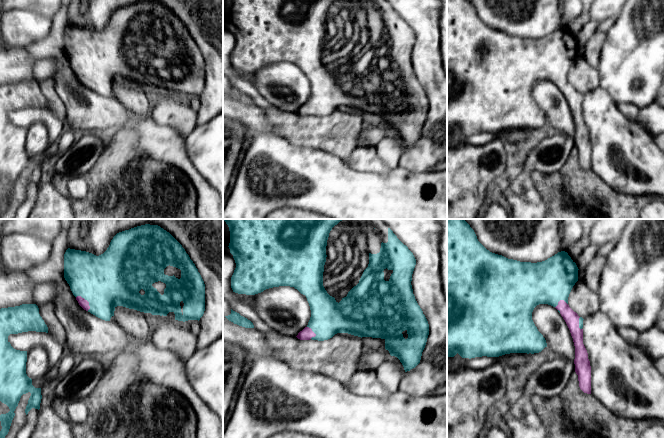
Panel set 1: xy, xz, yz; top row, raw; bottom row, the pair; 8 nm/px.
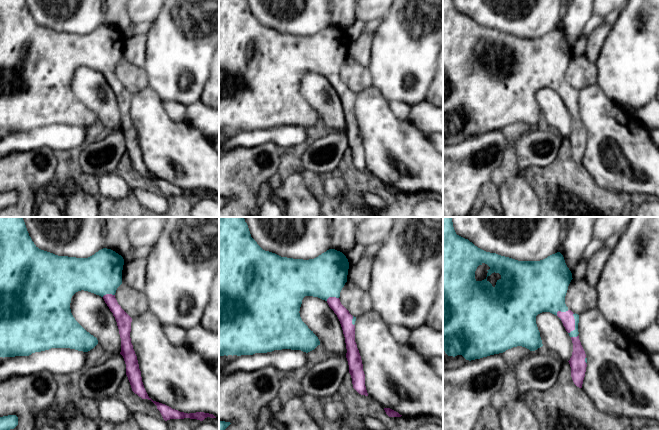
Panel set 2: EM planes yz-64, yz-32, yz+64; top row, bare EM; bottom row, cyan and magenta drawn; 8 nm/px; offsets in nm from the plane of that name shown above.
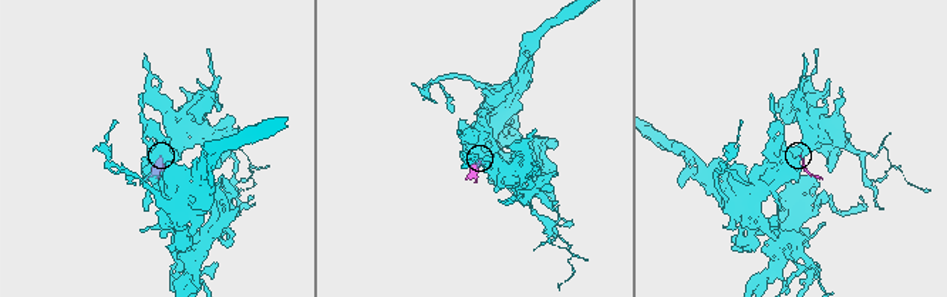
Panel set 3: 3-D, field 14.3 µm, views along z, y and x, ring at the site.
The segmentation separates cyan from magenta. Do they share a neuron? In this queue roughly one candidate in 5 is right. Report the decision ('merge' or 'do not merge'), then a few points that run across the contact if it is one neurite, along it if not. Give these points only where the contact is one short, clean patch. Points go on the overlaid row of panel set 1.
merge

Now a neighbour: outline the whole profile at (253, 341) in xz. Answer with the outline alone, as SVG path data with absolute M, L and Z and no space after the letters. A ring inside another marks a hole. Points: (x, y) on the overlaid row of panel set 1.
M223 316L223 341L239 345L251 356L269 356L271 350L265 335L255 328L245 328L234 324Z

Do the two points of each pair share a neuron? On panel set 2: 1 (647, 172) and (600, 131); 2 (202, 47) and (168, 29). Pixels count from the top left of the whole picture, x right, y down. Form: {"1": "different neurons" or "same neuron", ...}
{"1": "same neuron", "2": "same neuron"}

